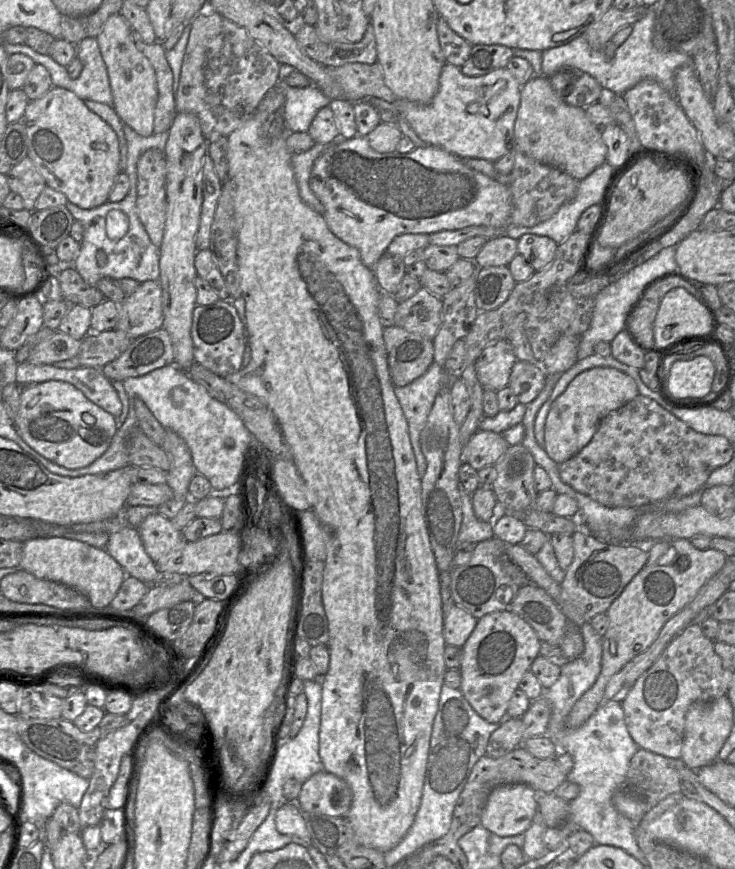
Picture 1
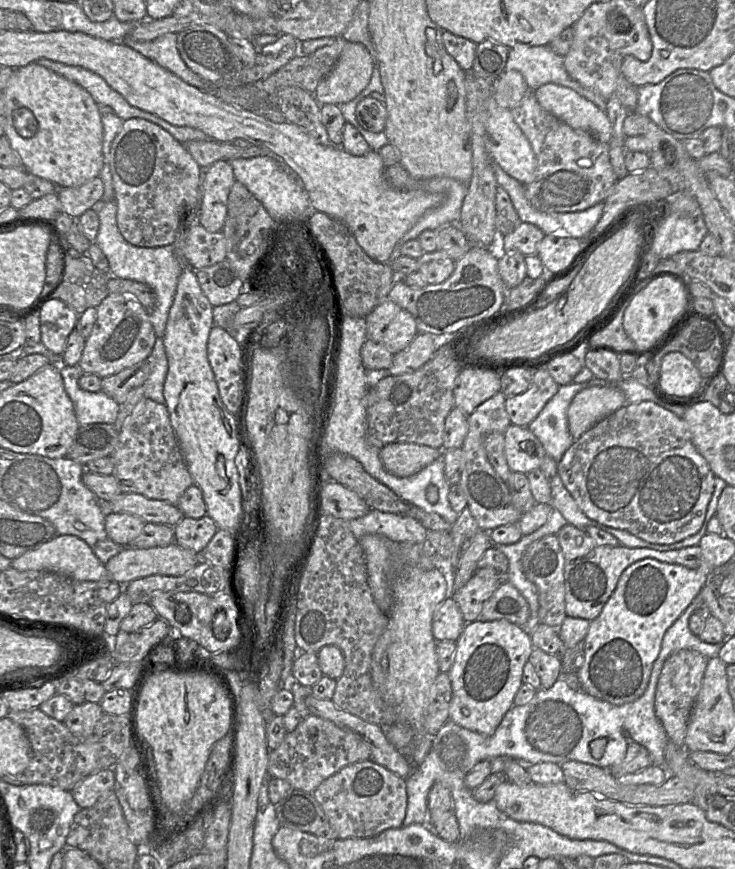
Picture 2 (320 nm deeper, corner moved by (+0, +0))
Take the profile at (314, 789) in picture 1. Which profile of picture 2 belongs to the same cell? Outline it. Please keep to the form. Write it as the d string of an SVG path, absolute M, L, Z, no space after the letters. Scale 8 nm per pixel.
M373 760L345 766L324 780L312 793L338 839L372 838L387 829L402 827L407 809L405 778Z

